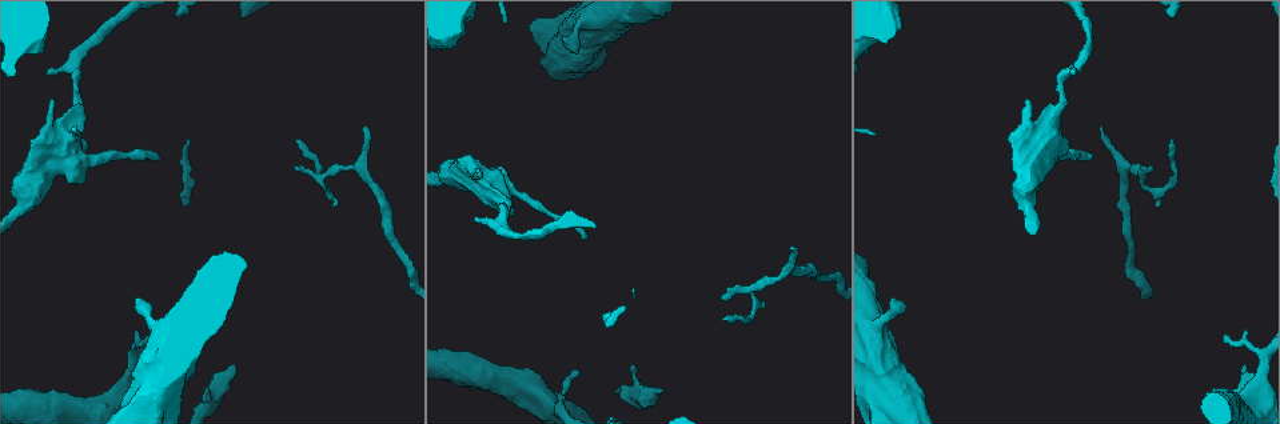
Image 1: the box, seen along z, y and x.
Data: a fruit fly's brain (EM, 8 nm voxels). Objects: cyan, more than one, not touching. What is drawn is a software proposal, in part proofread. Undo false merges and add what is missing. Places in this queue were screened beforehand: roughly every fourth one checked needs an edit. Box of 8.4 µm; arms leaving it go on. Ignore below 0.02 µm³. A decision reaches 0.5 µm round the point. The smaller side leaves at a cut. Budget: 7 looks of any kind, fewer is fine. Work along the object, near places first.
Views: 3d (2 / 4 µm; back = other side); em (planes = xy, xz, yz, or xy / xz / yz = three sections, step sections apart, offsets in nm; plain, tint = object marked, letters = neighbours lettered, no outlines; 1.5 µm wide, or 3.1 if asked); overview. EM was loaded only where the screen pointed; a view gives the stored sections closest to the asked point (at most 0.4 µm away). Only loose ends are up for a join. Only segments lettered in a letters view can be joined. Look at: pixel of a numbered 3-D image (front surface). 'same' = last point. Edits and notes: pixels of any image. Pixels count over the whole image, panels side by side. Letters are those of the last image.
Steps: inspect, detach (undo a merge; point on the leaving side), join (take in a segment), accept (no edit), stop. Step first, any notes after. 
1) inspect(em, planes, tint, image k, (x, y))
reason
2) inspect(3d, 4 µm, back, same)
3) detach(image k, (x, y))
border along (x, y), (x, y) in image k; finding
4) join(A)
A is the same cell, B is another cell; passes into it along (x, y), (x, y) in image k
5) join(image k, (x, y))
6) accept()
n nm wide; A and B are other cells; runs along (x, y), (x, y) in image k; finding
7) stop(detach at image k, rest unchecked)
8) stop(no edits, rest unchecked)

inspect(em, xy, step 4, letters, image 1, (478, 175))
branch stops here

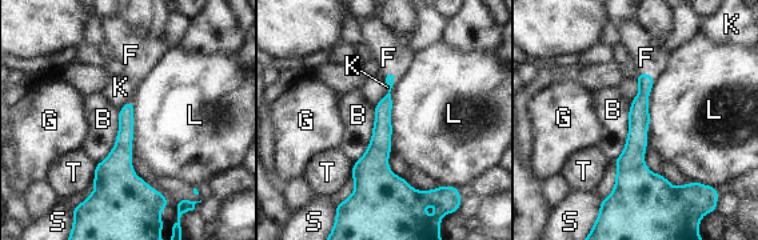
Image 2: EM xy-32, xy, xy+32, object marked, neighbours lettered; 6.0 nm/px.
join(F)
100 nm wide; F is the same cell, B, G, K, L, S and T are other cells; passes into it along (638, 114), (645, 74), (646, 58) in image 2; the cell continues

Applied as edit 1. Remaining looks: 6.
inspect(3d, 2 µm, image 1, (563, 40))
branch stops here

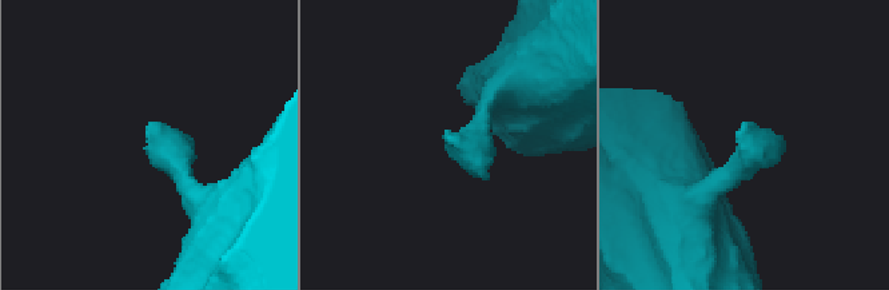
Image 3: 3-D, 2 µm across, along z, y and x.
inspect(em, yz, step 8, letters, image 3, (148, 123))

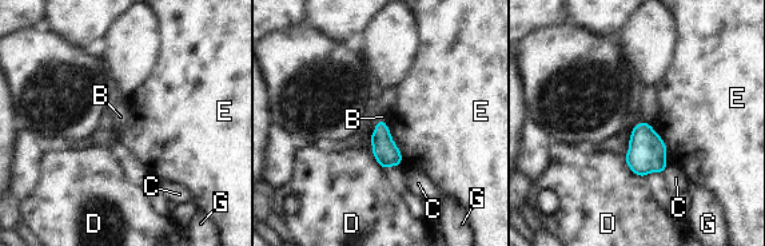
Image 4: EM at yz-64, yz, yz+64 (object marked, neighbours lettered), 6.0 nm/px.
inspect(em, planes, letters, same)
another direction

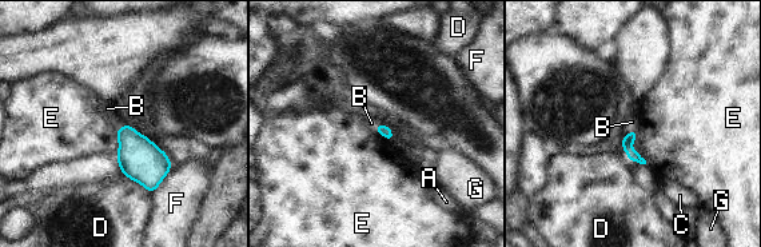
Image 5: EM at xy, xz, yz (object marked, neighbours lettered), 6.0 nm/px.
join(B)
B is the same cell, A, C, D, E, F and G are other cells; it goes on there

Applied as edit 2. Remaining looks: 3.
inspect(3d, 4 µm, image 1, (364, 127))
an open end

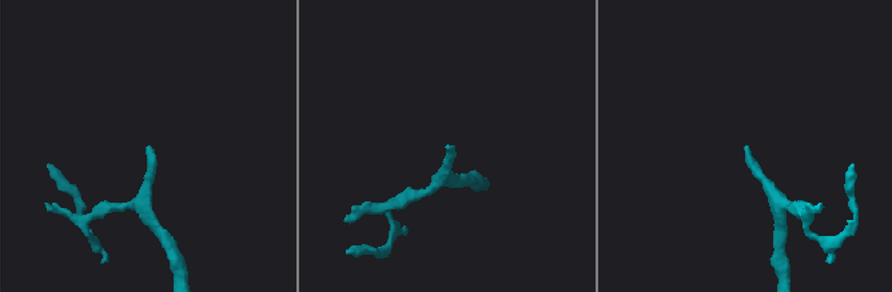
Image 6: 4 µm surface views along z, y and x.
inspect(em, planes, tint, image 6, (147, 148))
shape alone is not enough

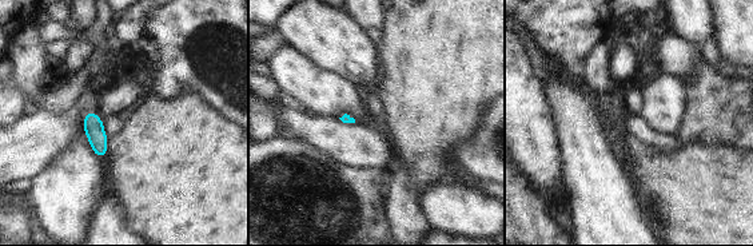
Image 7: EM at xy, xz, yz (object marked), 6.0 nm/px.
inspect(em, planes, letters, same)
what lies round it

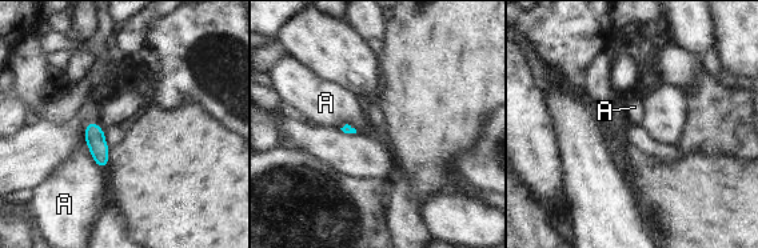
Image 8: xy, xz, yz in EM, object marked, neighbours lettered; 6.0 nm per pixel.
accept()
A touches over 200 nm; A is another cell; none of them fits

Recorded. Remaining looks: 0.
stop(join at image 2, join at image 5, rest unchecked)

